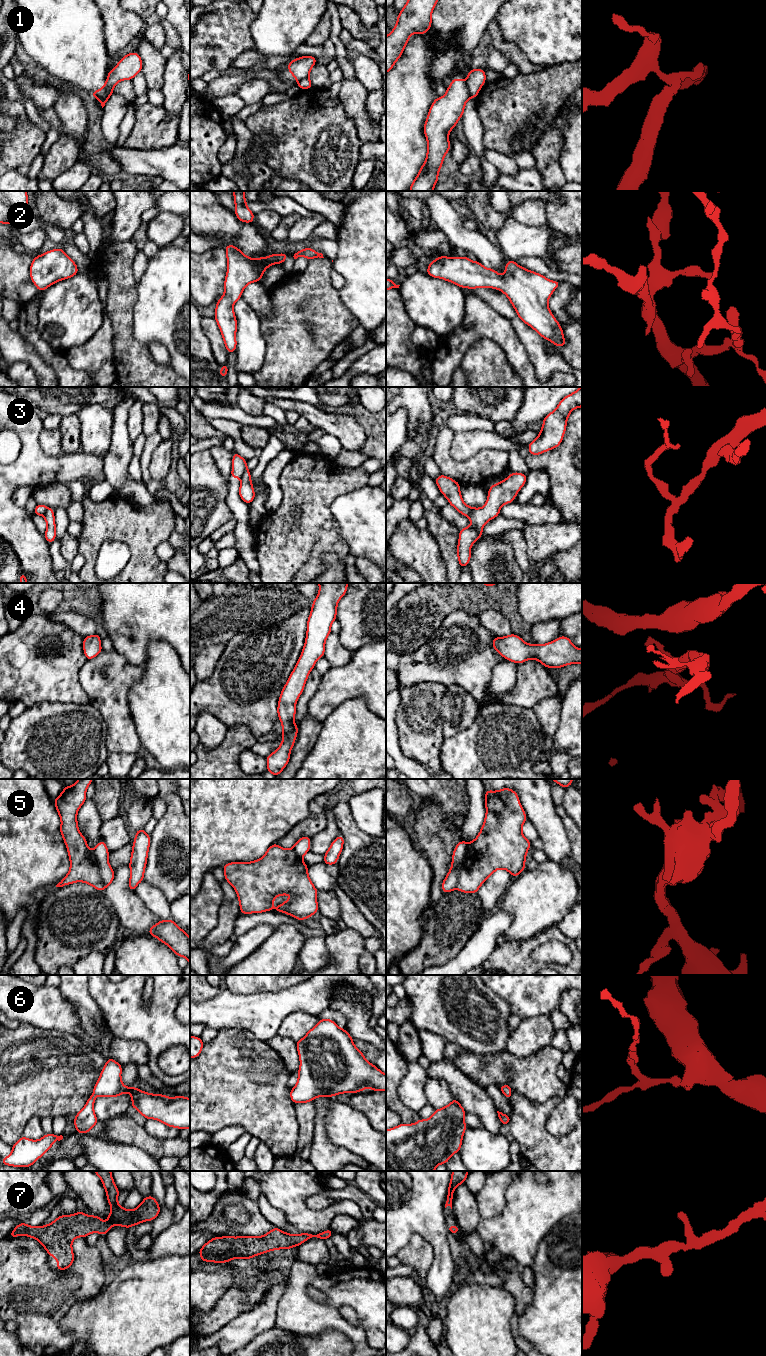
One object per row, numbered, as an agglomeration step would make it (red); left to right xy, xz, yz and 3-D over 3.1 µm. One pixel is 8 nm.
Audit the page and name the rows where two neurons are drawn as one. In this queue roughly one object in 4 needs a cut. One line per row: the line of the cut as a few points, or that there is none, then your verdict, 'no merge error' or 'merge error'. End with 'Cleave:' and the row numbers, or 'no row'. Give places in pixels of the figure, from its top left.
1: cut yz (465, 81), (471, 96); merge error
2: cut none; no merge error
3: cut xz (246, 468), (241, 478); merge error
4: cut none; no merge error
5: cut yz (467, 843), (456, 888); merge error
6: cut none; no merge error
7: cut none; no merge error
Cleave: 1, 3, 5

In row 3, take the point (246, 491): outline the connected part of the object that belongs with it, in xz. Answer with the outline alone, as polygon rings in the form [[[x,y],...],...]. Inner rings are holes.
[[[248,469],[245,470],[241,478],[239,496],[247,504],[251,504],[256,496]]]

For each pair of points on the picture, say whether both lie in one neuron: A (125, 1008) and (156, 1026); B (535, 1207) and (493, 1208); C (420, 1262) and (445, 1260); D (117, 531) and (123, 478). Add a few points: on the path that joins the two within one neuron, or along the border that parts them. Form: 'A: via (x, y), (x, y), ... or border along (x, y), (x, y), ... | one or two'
A: via (133, 1016), (138, 1021), (148, 1023) | one
B: border along (509, 1185), (503, 1210), (482, 1219) | two
C: border along (425, 1239), (433, 1249), (433, 1263), (424, 1281) | two
D: border along (116, 495), (143, 506) | two

